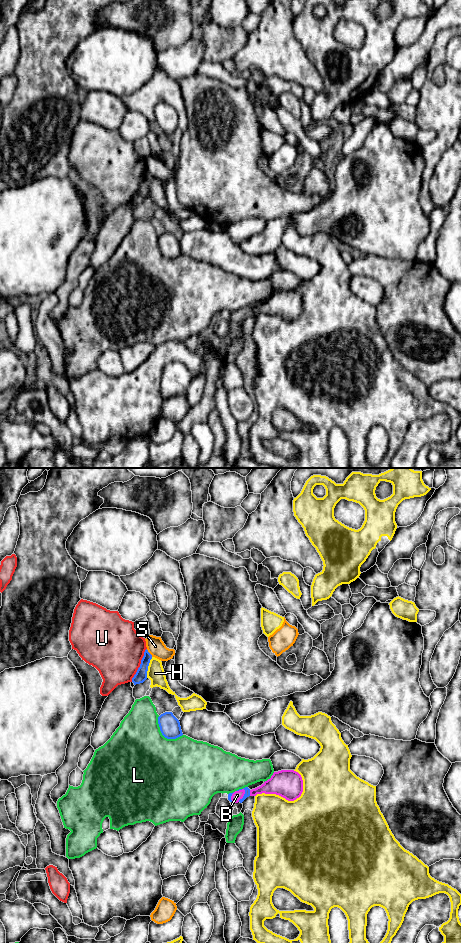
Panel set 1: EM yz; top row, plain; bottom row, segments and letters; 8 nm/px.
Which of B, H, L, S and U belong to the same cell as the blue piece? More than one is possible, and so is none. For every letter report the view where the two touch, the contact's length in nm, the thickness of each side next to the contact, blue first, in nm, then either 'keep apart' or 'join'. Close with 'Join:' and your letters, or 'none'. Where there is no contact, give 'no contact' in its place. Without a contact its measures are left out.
B: yz | 120 nm | 50/80 nm | join
H: yz | 180 nm | 100/140 nm | keep apart
L: yz | 260 nm | 160/500 nm | keep apart
S: yz | 80 nm | 100/140 nm | keep apart
U: yz | 300 nm | 100/440 nm | keep apart
Join: B

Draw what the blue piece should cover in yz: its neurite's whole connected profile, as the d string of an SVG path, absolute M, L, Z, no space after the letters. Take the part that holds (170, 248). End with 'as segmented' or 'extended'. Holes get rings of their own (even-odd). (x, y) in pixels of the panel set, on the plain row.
M165 232L158 237L162 255L167 259L176 259L183 255L179 240L172 232Z | as segmented

